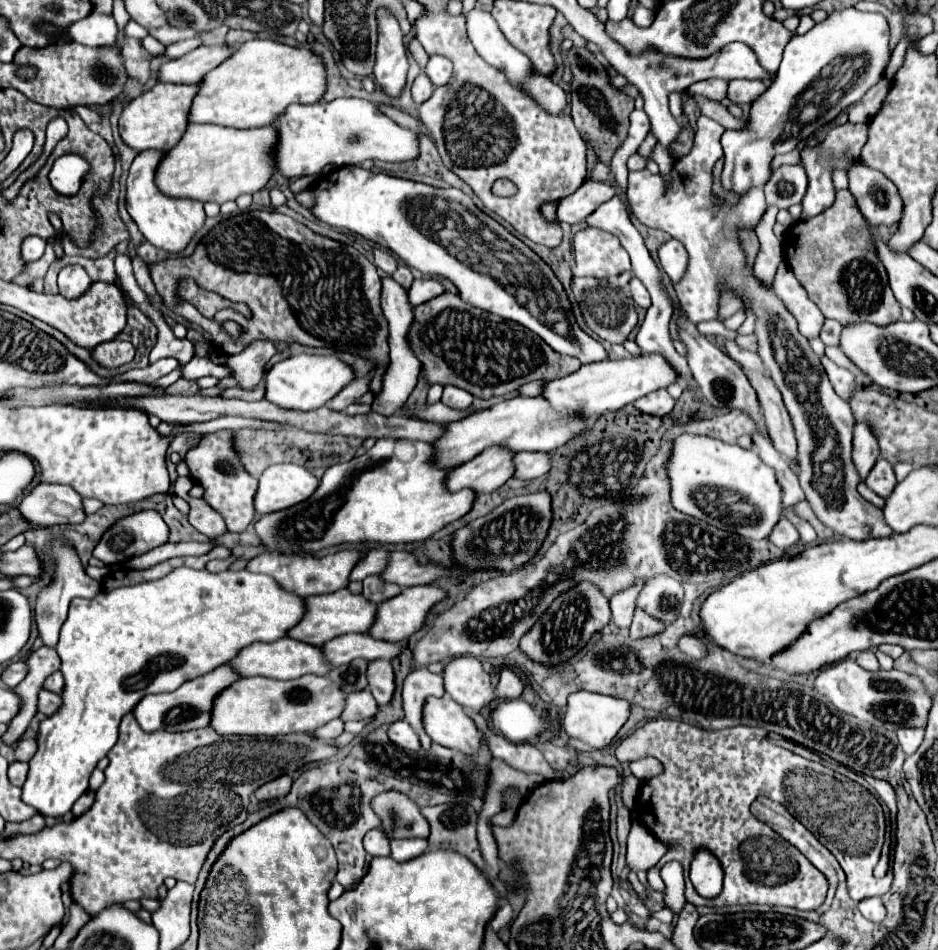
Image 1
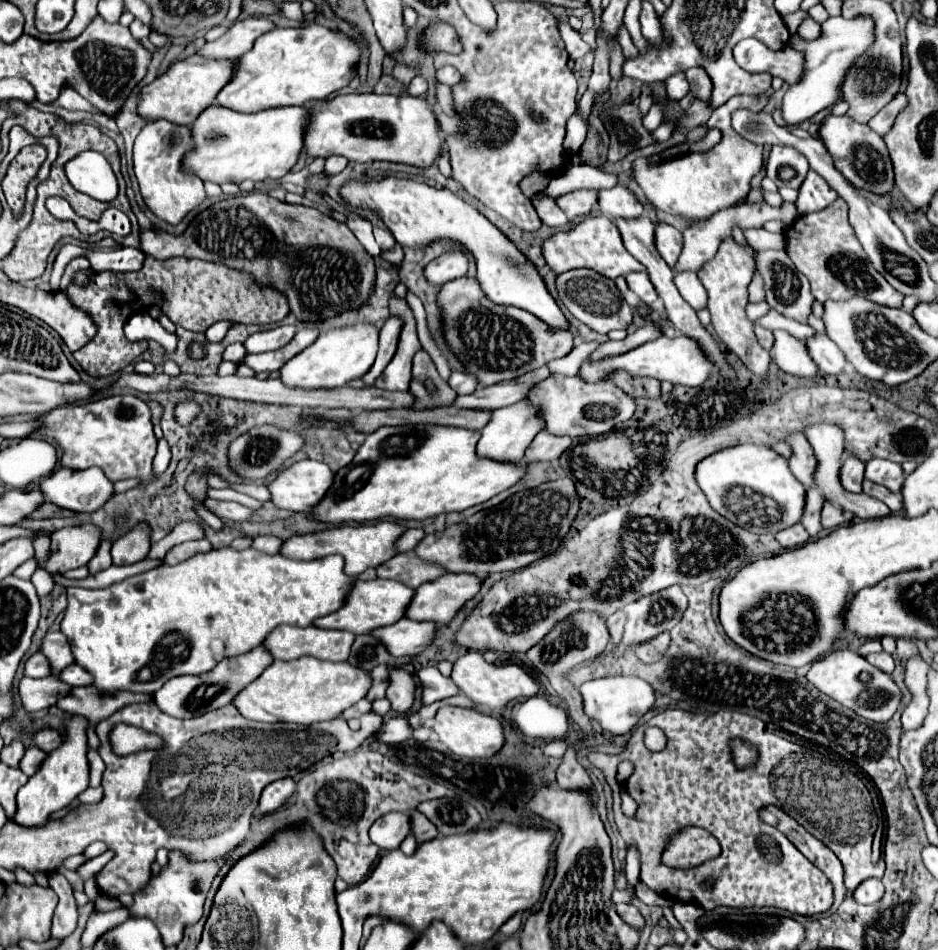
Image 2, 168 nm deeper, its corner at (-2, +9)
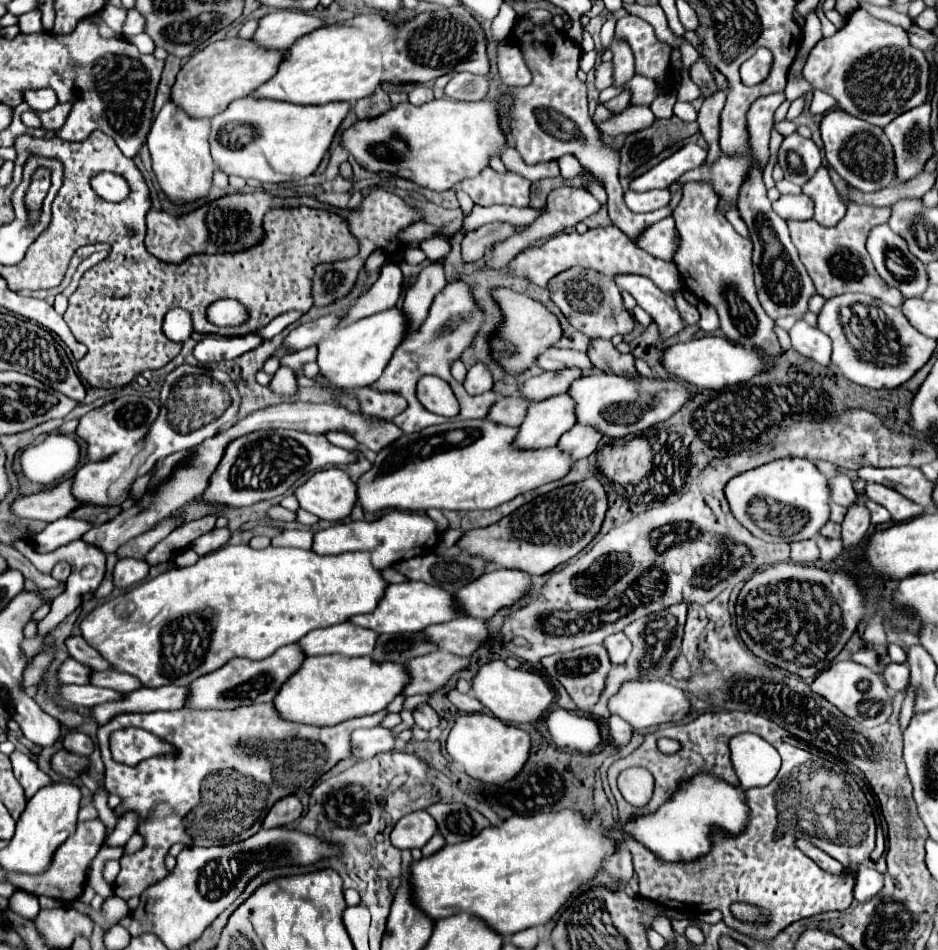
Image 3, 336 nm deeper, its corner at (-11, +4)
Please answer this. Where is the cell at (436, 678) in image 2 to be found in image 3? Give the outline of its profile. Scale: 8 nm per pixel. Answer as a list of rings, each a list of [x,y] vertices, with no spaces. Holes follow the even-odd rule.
[[[456,688],[448,692],[448,700],[460,710],[460,712],[480,712],[482,704],[472,694],[462,694]]]

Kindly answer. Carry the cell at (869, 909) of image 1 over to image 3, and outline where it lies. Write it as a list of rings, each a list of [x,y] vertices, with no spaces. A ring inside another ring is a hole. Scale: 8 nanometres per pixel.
[[[860,866],[856,870],[856,888],[854,888],[854,898],[858,902],[868,902],[872,896],[880,894],[884,888],[884,876],[872,868]]]

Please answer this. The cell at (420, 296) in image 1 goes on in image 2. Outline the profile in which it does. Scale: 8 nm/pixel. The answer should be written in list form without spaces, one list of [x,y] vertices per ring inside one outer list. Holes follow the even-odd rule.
[[[463,247],[457,249],[449,249],[445,251],[441,257],[437,257],[435,261],[431,261],[425,267],[425,277],[433,283],[433,285],[443,285],[451,279],[463,277],[469,269],[469,257],[465,255]]]

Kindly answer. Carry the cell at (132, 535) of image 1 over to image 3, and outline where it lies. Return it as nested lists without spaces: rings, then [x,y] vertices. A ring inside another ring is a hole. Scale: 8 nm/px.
[[[122,558],[114,568],[114,586],[126,588],[144,580],[150,572],[150,564],[144,558]]]

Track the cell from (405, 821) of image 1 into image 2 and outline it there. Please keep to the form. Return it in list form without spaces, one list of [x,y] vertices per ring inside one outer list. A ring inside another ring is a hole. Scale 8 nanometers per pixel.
[[[419,811],[411,813],[411,825],[413,825],[413,837],[417,839],[417,843],[431,841],[431,839],[435,839],[439,835],[435,825],[425,815],[421,815]]]

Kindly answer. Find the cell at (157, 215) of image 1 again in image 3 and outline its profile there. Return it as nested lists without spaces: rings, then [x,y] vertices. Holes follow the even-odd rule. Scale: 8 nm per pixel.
[[[170,102],[164,104],[164,108],[160,110],[150,128],[148,150],[152,158],[152,170],[162,192],[174,206],[192,204],[200,198],[206,198],[210,192],[214,162],[208,148],[208,132],[210,120],[190,118]]]

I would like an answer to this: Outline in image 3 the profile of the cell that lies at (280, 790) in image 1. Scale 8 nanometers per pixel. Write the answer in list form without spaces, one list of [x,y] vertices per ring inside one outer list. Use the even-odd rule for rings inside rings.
[[[284,796],[280,798],[272,810],[268,812],[264,820],[264,828],[276,828],[276,826],[286,826],[294,824],[302,816],[302,802],[298,796]]]

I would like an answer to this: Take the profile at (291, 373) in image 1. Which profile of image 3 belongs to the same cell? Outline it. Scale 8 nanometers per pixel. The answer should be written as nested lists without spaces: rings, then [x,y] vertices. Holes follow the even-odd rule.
[[[390,308],[348,326],[340,326],[318,344],[316,362],[320,366],[320,376],[338,388],[362,388],[374,384],[382,376],[382,370],[392,358],[396,346],[404,340],[404,334],[406,320],[398,308]]]

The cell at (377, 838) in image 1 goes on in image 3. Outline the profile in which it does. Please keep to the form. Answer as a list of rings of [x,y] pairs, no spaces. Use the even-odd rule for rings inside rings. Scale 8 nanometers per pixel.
[[[416,810],[406,814],[396,822],[390,832],[390,842],[394,848],[422,848],[436,834],[436,822],[426,810]]]

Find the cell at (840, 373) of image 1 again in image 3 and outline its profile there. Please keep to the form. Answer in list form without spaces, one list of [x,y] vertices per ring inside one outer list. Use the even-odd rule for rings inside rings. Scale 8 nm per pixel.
[[[798,320],[790,330],[790,338],[792,348],[798,350],[802,356],[812,358],[822,366],[832,366],[832,340],[818,328],[812,328],[804,320]]]

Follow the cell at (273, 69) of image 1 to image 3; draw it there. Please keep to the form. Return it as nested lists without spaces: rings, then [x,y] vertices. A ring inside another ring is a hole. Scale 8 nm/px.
[[[444,8],[432,14],[420,14],[406,22],[400,28],[394,28],[388,20],[380,14],[360,14],[346,22],[338,22],[332,26],[322,26],[310,34],[300,36],[288,50],[284,50],[284,60],[278,66],[278,72],[264,82],[258,90],[250,96],[256,100],[280,100],[290,104],[302,106],[318,106],[328,102],[350,102],[354,104],[360,98],[370,96],[376,86],[384,80],[388,82],[430,82],[442,74],[456,74],[456,72],[472,72],[472,74],[486,74],[488,72],[488,58],[486,58],[486,36],[474,16],[464,8]]]

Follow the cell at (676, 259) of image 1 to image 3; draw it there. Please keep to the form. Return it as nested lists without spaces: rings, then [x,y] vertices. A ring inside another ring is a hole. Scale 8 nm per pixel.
[[[672,216],[652,224],[652,228],[648,228],[648,232],[644,232],[644,236],[640,238],[638,246],[660,260],[674,262],[674,254],[680,248],[680,236],[676,232]]]

